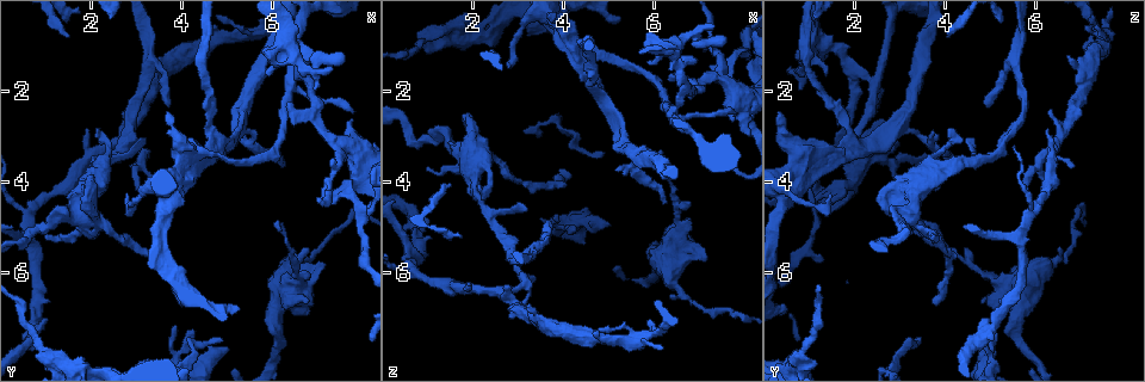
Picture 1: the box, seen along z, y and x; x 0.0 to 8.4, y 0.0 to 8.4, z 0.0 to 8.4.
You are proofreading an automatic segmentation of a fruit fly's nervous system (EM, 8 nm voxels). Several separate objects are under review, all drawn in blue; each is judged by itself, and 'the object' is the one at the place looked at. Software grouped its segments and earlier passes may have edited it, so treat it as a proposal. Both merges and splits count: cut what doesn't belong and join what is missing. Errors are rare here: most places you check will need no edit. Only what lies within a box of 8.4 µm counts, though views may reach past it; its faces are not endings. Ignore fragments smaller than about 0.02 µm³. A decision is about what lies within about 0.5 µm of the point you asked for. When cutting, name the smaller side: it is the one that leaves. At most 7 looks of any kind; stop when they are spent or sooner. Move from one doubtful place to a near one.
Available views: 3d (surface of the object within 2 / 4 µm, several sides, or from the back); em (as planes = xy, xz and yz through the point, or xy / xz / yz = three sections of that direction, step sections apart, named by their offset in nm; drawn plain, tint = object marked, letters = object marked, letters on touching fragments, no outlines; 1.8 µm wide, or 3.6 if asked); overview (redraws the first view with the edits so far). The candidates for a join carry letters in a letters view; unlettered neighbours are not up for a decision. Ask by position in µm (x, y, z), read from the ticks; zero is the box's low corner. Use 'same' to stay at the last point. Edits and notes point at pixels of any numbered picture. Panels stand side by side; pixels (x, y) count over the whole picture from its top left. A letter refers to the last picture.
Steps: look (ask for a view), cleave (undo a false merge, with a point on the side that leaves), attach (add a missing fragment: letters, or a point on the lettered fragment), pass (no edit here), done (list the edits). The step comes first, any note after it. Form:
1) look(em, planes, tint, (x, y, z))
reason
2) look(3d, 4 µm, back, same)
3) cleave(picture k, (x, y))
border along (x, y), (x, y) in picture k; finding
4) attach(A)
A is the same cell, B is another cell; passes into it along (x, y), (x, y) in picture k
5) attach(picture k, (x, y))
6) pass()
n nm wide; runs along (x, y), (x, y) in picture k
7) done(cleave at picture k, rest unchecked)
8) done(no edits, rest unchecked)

look(em, 3.6 µm, xy, step 8, letters, (2.15, 2.85, 4.20))
thin end

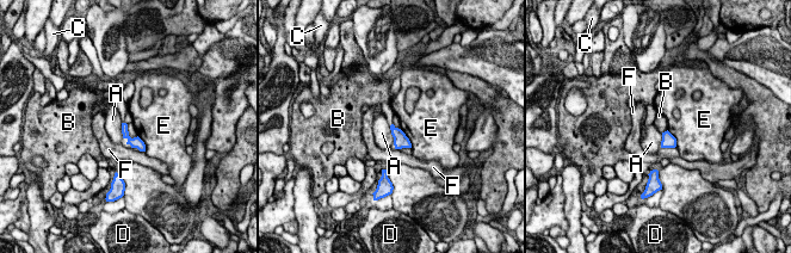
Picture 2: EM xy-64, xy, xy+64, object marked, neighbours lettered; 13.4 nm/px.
look(em, 3.6 µm, planes, letters, same)

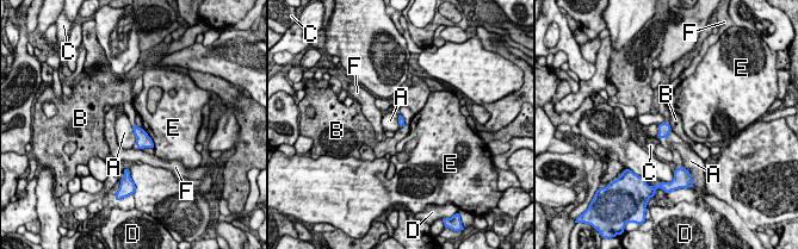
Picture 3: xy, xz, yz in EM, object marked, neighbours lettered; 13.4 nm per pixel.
pass()
90 nm wide; A, B, C, D, E and F are other cells; border along (135, 124), (140, 128) in picture 3; none of them fits

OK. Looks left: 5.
look(em, xy, step 4, tint, (6.50, 1.05, 1.20))

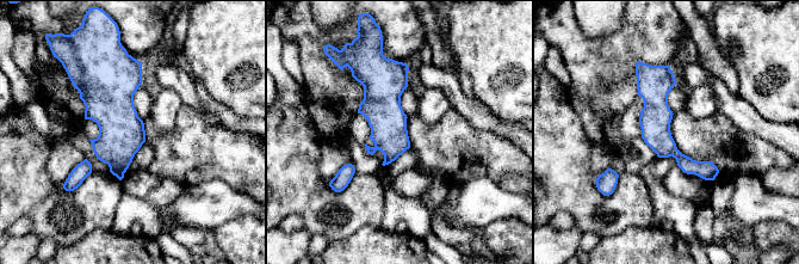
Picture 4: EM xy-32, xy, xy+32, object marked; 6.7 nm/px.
look(em, planes, tint, same)

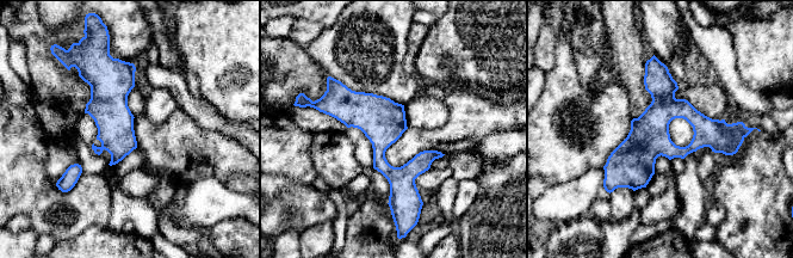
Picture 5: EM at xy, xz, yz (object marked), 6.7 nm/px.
look(em, planes, letters, same)

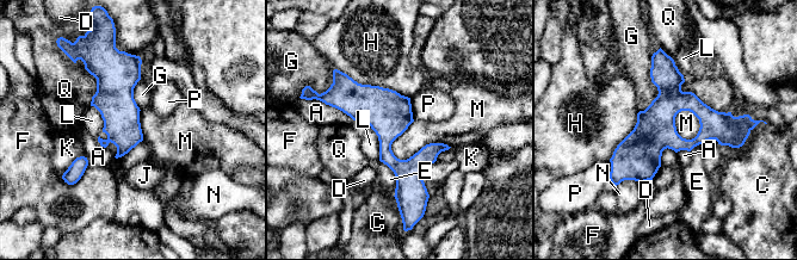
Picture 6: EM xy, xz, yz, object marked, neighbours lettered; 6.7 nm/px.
pass()
260 nm wide; A, C, D, E, F, G, H, J, K, L, M, N, P and Q are other cells; runs along (346, 80), (385, 123), (406, 198) in picture 6; all the same cell

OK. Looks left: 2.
done(no edits, rest unchecked)

